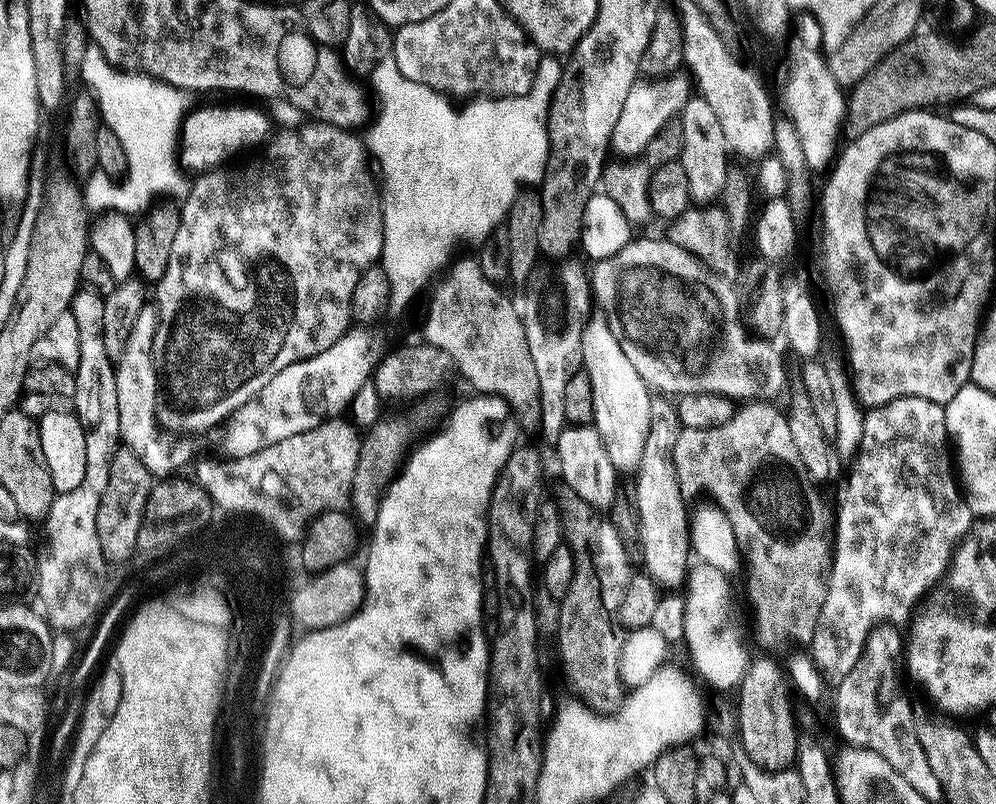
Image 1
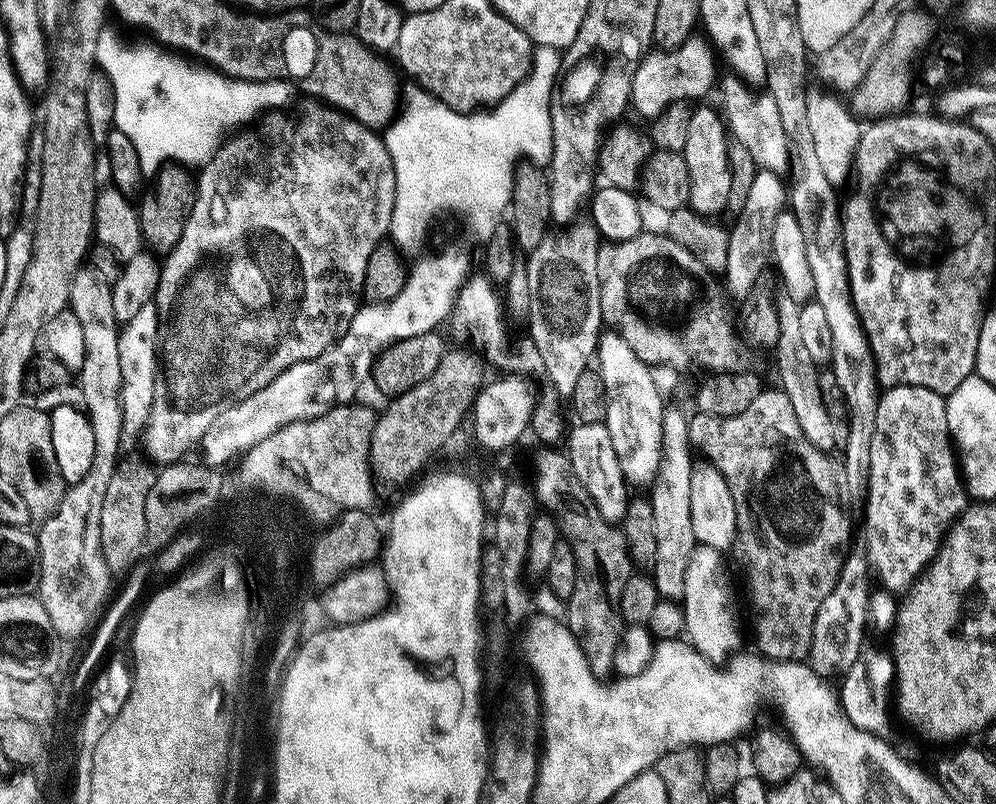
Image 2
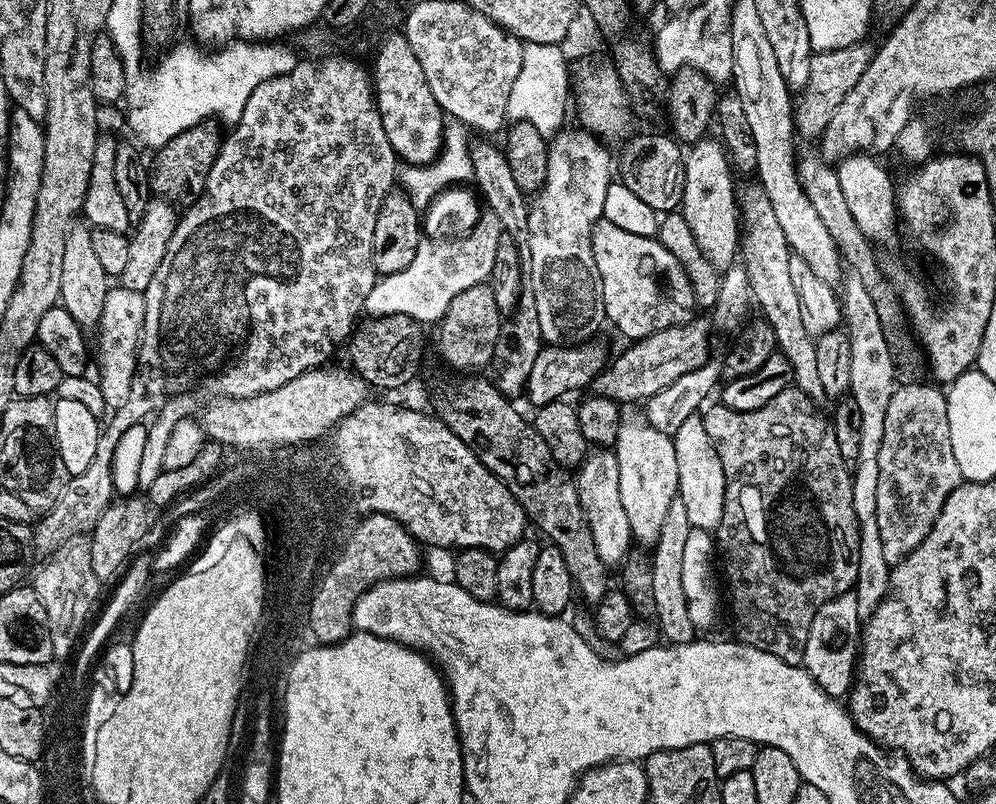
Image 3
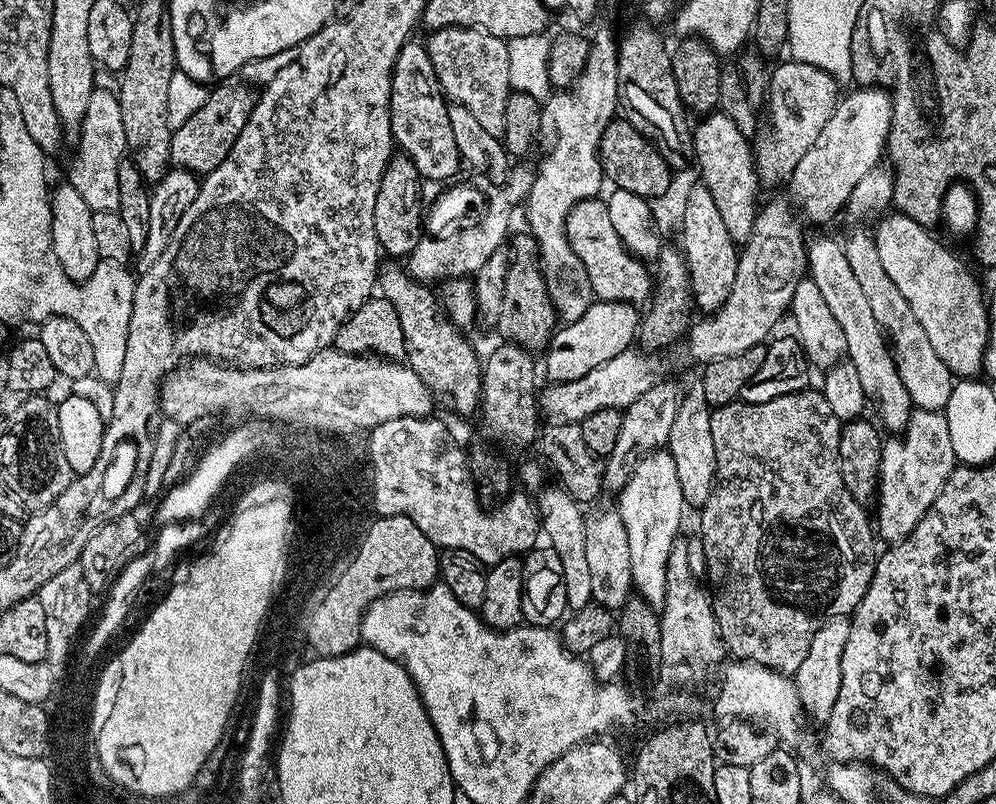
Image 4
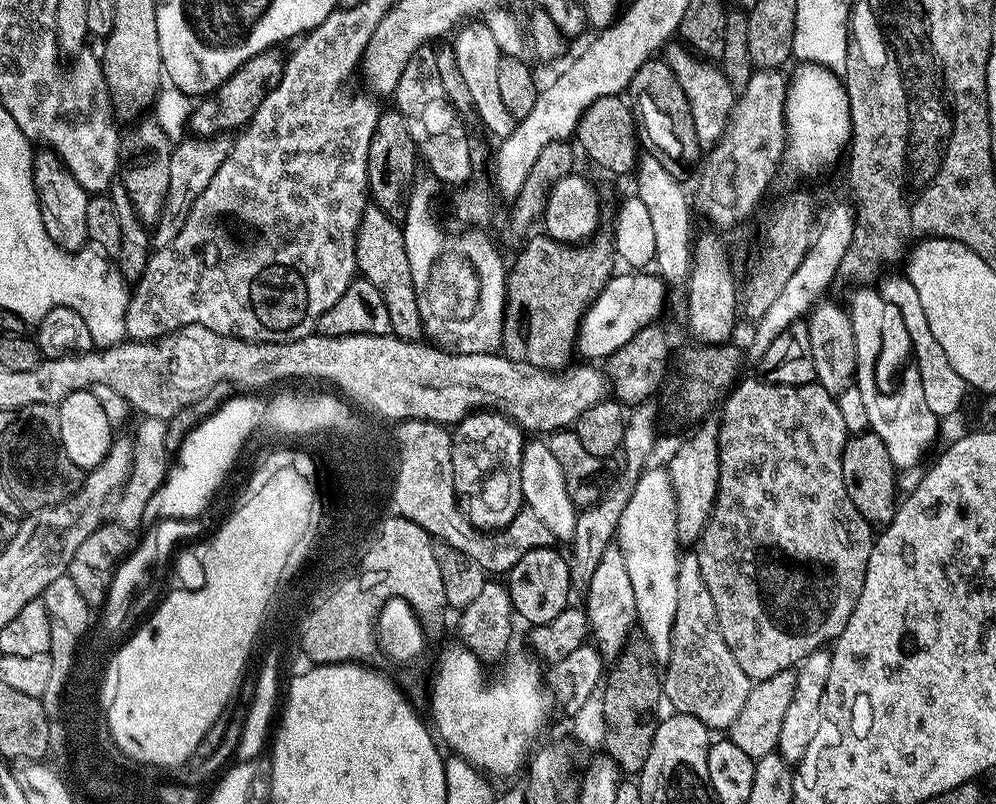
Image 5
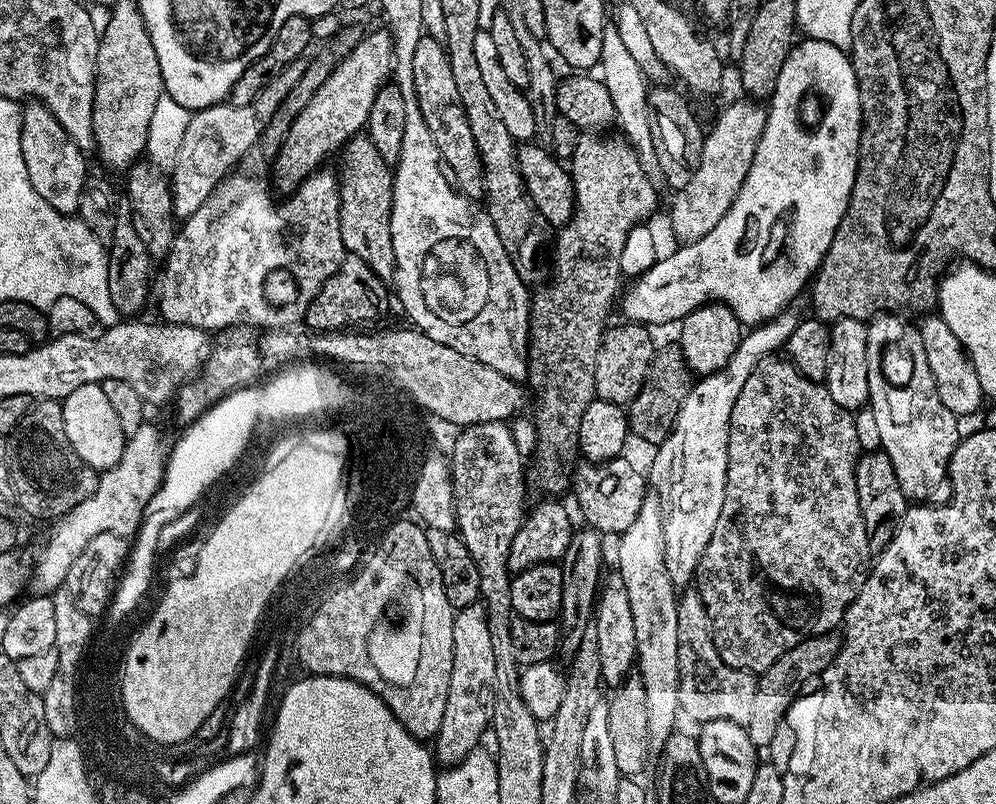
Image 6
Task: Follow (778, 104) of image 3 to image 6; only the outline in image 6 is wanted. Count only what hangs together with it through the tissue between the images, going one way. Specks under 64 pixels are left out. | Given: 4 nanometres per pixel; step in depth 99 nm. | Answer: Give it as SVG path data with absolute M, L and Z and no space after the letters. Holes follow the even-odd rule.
M894 312L880 313L870 320L867 332L868 407L874 412L880 433L880 447L894 465L898 484L909 501L945 504L952 496L952 480L948 476L949 460L961 439L956 429L957 417L943 404L926 358L919 329L906 324Z

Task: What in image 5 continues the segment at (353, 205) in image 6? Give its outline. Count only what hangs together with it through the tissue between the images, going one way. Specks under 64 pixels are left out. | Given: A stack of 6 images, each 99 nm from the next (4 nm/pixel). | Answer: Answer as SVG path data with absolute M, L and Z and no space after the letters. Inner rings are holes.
M375 206L365 208L360 228L356 231L356 267L359 275L370 281L378 294L382 294L382 302L386 302L386 314L390 314L391 335L401 340L419 341L424 327L418 314L410 258L406 258L404 233L393 217Z

